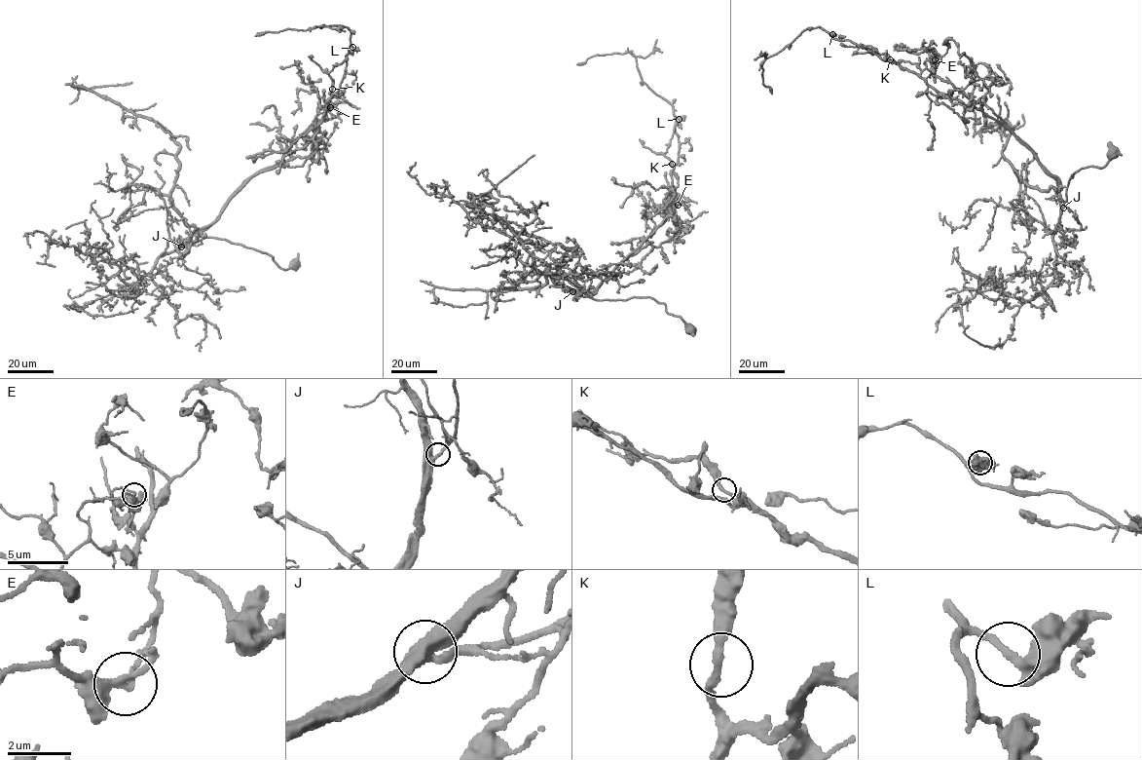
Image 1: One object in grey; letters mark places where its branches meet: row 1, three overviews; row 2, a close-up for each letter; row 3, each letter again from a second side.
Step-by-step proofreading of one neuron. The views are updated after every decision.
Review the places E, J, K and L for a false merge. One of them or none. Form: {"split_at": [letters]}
{"split_at": ["E"]}

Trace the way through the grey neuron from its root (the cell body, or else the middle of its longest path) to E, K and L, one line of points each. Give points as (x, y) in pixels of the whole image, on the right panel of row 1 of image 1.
E: (1114, 154), (1102, 168), (1074, 172), (1063, 202), (1031, 149), (983, 101), (936, 75), (935, 59)
K: (1114, 154), (1102, 168), (1074, 172), (1063, 202), (1056, 181), (1011, 131), (979, 109), (937, 92), (890, 59)
L: (1114, 154), (1102, 168), (1074, 172), (1063, 202), (1056, 181), (1003, 125), (937, 92), (915, 73), (832, 34)

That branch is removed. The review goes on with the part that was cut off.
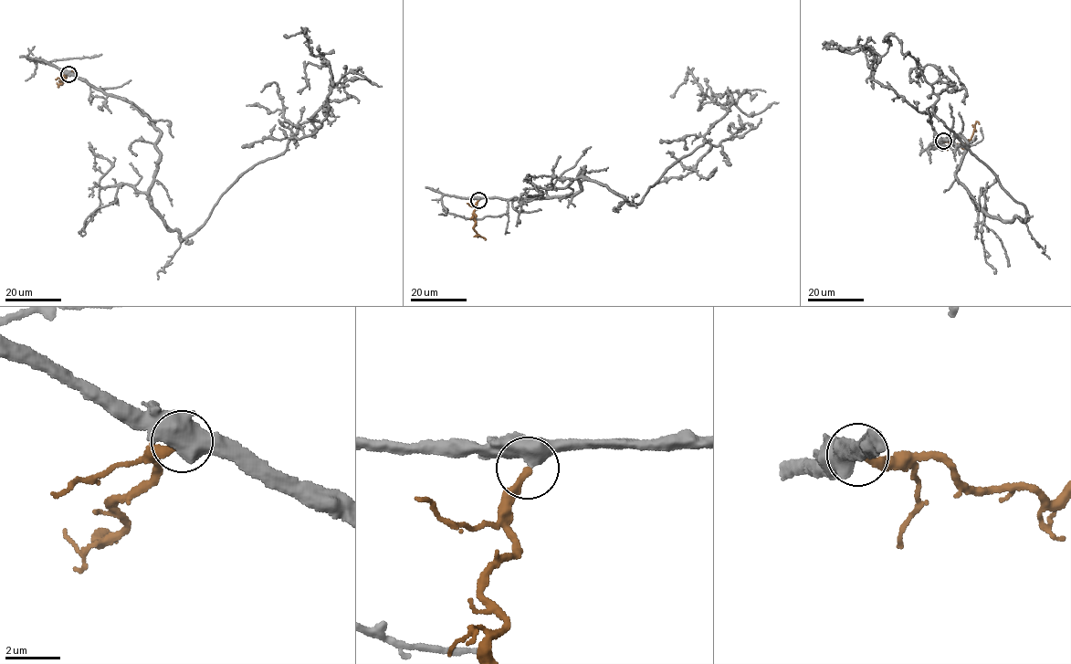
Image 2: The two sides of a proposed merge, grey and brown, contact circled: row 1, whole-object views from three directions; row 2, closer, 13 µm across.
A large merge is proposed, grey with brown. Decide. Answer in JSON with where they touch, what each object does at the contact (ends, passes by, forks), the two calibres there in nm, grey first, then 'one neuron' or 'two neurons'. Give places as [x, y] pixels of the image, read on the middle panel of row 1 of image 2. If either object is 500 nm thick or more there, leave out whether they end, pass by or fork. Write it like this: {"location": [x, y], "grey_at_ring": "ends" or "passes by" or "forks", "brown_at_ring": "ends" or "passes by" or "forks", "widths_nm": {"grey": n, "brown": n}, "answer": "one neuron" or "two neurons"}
{"location": [478, 200], "grey_at_ring": "passes by", "brown_at_ring": "ends", "widths_nm": {"grey": 480, "brown": 260}, "answer": "one neuron"}

